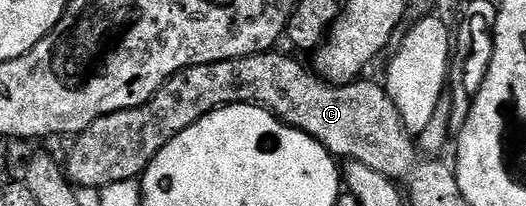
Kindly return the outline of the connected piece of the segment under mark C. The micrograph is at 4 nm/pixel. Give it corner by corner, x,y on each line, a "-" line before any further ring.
273,49
260,55
247,55
241,59
188,67
164,82
150,97
150,101
134,109
122,109
118,113
98,117
94,125
90,125
71,140
72,148
68,151
68,160
63,160
62,163
65,175
77,189
99,189
106,185
114,185
118,181
139,180
150,161
154,161
154,157
158,157
158,153
162,153
165,145
178,133
182,133
182,129
190,129
190,125
194,125
211,111
230,105
264,107
286,126
296,127
302,133
314,137
314,141
322,144
340,161
370,165
377,169
387,169
389,172
415,165
416,155
418,156
417,140
406,129
394,101
381,84
379,87
376,83
357,81
334,87
313,74
309,68
308,72
298,60
291,59
288,55
279,55
278,52
279,50

